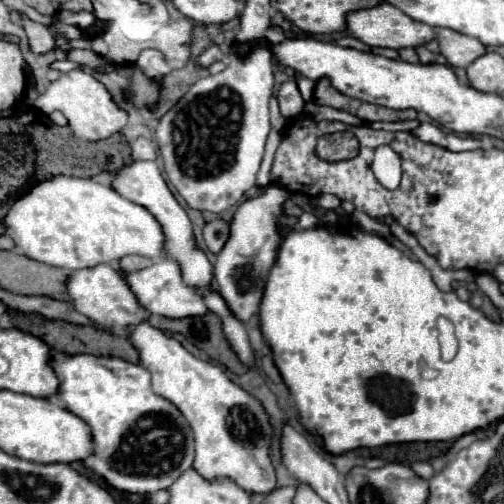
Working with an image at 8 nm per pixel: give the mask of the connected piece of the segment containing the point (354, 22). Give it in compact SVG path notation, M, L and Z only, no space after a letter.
M381 2L375 8L365 8L363 12L349 12L347 14L347 28L345 32L353 38L359 38L361 42L369 46L381 46L381 48L415 48L423 46L425 42L435 38L435 30L423 22L417 22L403 14L399 8L395 8L389 2Z

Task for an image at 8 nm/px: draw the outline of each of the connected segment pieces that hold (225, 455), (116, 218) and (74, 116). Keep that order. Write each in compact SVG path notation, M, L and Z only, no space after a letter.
M143 320L143 324L137 324L135 328L129 330L129 340L139 350L139 364L151 372L153 392L173 402L179 408L179 412L185 416L185 420L191 424L195 436L195 464L193 464L195 470L207 480L229 476L247 492L255 492L255 494L273 492L275 470L271 466L269 452L267 452L269 448L267 440L271 438L271 424L261 402L251 394L247 394L237 384L233 384L221 366L213 366L211 362L195 358L175 338L167 336L159 328L153 328L147 320Z
M59 174L37 182L29 192L11 204L3 218L3 228L5 236L15 242L15 250L19 254L49 266L65 268L69 272L97 264L115 264L127 254L139 254L145 258L165 256L163 232L157 220L143 206L119 196L111 186L97 184L89 178L71 178Z
M81 68L61 74L55 82L51 82L47 92L35 100L35 108L45 114L51 114L53 110L63 112L63 116L69 120L69 128L81 140L109 138L111 134L119 132L127 124L127 114L115 106L115 102L111 100L111 94L105 90L105 86L99 80L95 80L91 72L81 70Z

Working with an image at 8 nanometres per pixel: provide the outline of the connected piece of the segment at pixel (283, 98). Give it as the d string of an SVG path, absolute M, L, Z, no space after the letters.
M297 80L283 82L281 88L279 88L279 94L277 94L277 100L279 100L281 114L285 118L297 116L303 110L303 104L305 104L305 100L303 100L299 88L297 88Z

